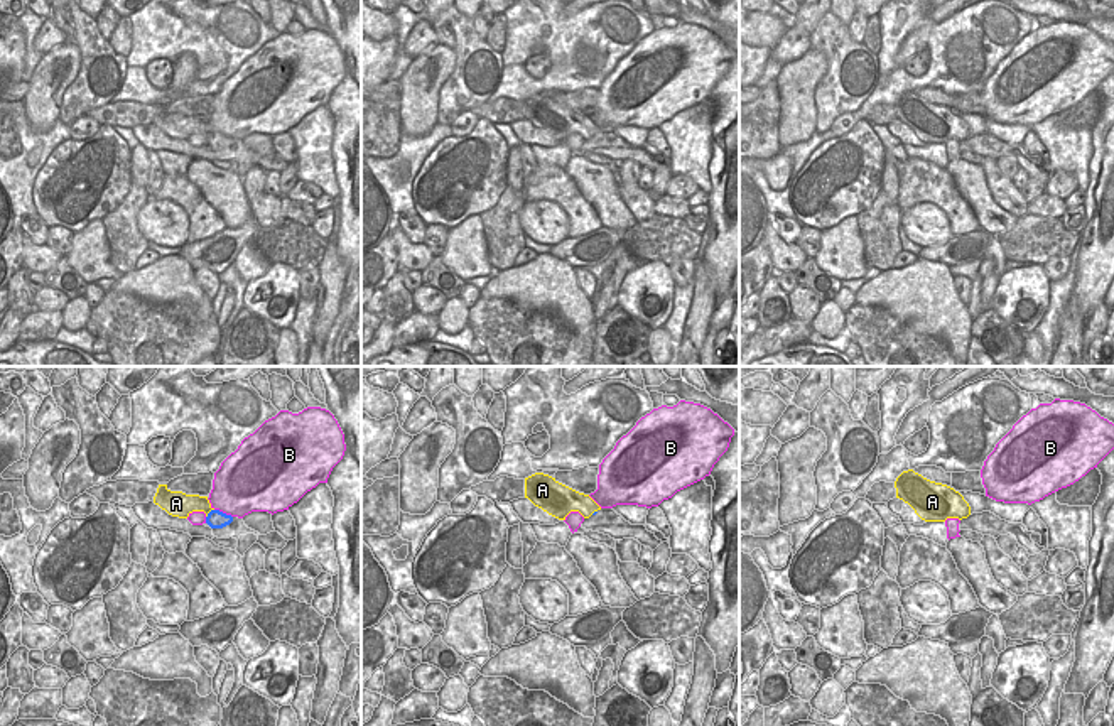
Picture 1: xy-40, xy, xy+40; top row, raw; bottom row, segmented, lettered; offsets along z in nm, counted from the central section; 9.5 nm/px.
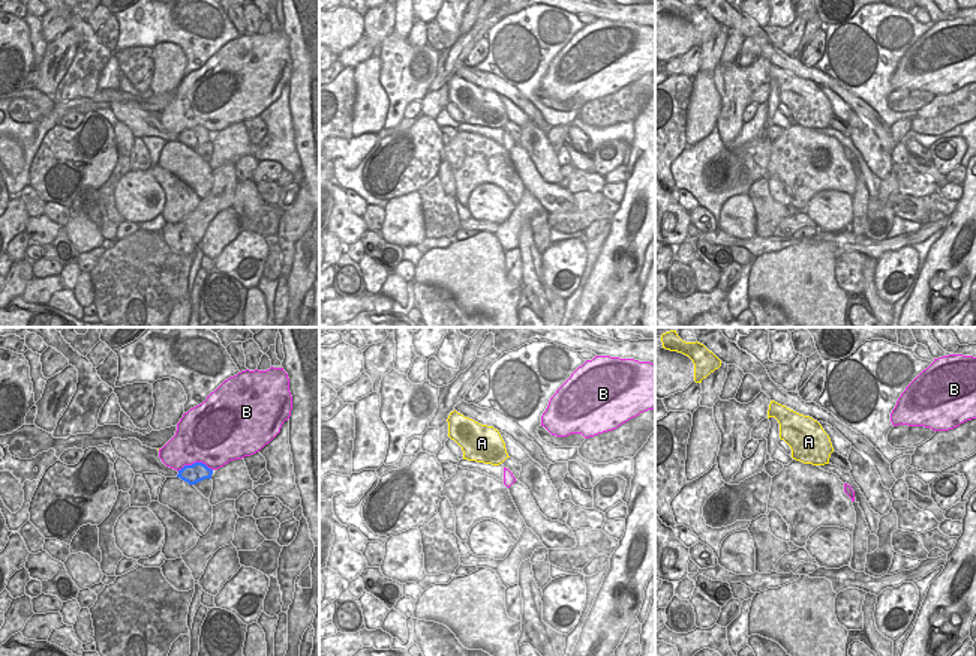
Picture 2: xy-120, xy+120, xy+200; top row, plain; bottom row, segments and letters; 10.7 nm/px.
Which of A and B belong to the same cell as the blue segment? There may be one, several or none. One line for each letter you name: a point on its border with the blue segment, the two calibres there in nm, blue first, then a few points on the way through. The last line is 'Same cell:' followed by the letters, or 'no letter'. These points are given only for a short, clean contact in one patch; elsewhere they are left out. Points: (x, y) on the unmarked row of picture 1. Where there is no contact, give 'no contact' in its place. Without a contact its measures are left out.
A: xy-40 (208, 135) | 170/190 nm | across xy-40 (215, 140), (208, 135), (200, 125), (184, 125)
Same cell: A

